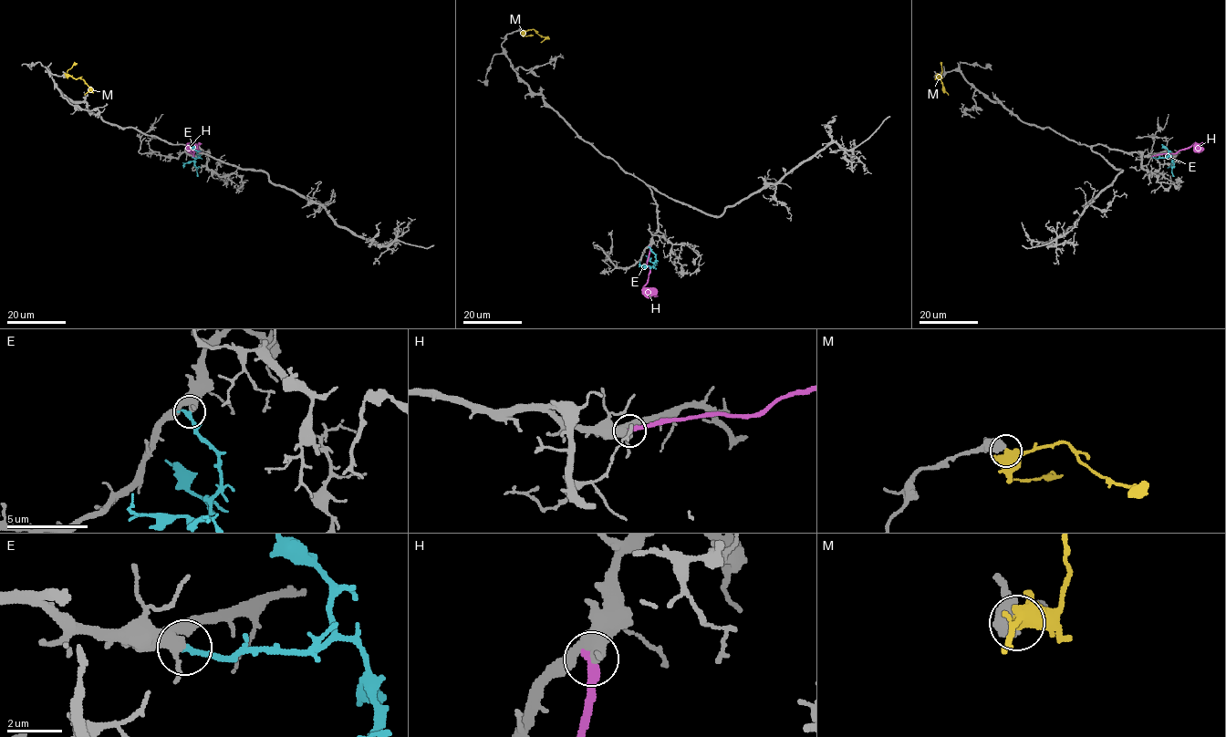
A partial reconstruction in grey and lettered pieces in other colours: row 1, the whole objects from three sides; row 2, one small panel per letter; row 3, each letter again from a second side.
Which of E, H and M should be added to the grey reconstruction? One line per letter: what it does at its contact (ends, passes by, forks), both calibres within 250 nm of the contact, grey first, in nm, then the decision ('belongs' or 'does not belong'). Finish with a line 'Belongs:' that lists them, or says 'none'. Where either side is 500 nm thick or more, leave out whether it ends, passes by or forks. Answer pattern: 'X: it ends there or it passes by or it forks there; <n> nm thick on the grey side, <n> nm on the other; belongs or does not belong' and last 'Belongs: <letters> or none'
E: it ends there; 360 nm thick on the grey side, 240 nm on the other; belongs
H: it ends there; 340 nm thick on the grey side, 320 nm on the other; does not belong
M: it forks there; 480 nm thick on the grey side, 420 nm on the other; does not belong
Belongs: E

